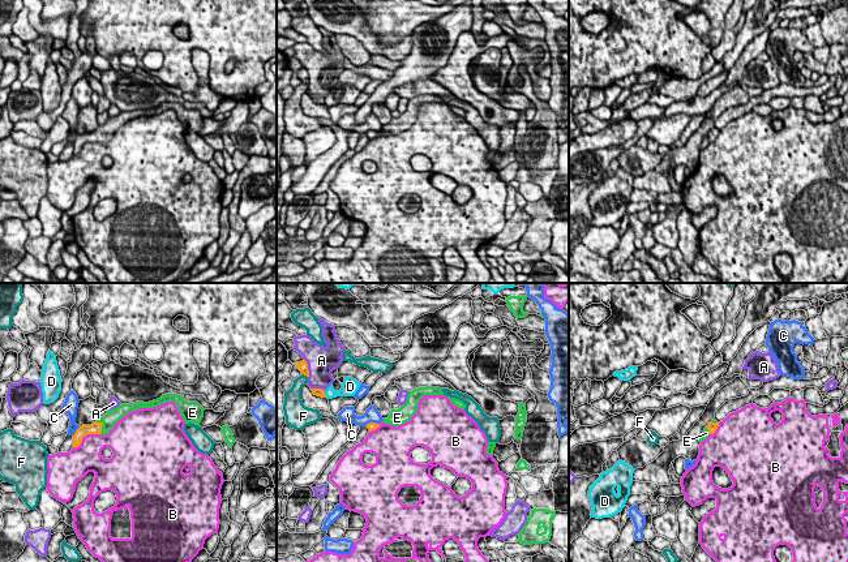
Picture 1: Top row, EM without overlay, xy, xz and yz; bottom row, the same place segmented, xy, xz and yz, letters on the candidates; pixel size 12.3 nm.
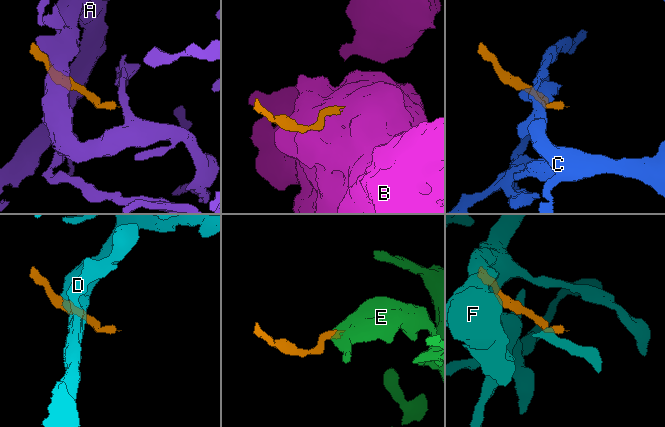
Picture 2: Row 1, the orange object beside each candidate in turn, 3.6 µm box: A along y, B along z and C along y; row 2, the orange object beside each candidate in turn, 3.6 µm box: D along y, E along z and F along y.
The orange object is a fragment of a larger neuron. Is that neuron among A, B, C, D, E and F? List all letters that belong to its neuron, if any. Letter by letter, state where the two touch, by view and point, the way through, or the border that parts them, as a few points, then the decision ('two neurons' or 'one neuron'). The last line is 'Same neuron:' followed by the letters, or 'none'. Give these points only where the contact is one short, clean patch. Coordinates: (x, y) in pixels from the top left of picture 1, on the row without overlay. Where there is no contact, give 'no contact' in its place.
A: meets orange in xz at (307, 76); two neurons
B: meets orange in xy at (85, 142); two neurons
C: meets orange in xy at (76, 140); two neurons
D: meets orange in xz at (324, 102); border along xz (324, 99), (326, 104); two neurons
E: meets orange in xy at (102, 133); runs through xy (95, 136), (102, 133), (112, 124); one neuron
F: meets orange in xz at (304, 82); border along xz (302, 81), (307, 85); two neurons
Same neuron: E

